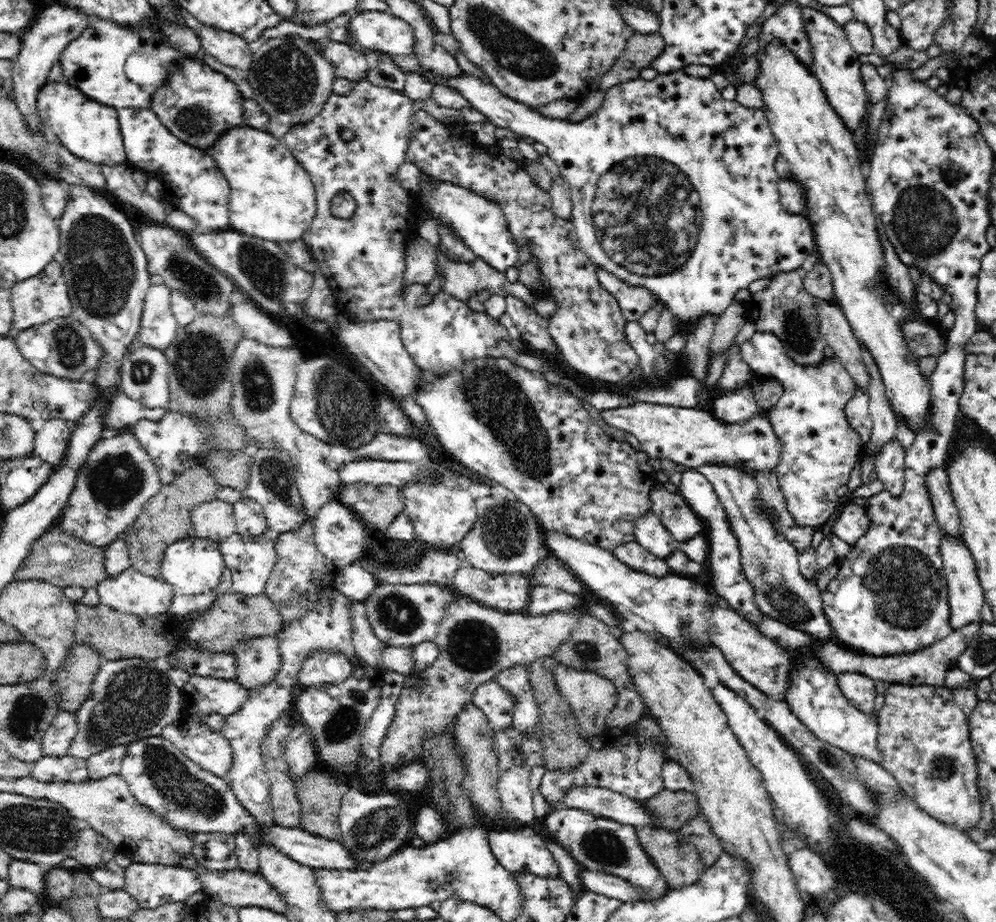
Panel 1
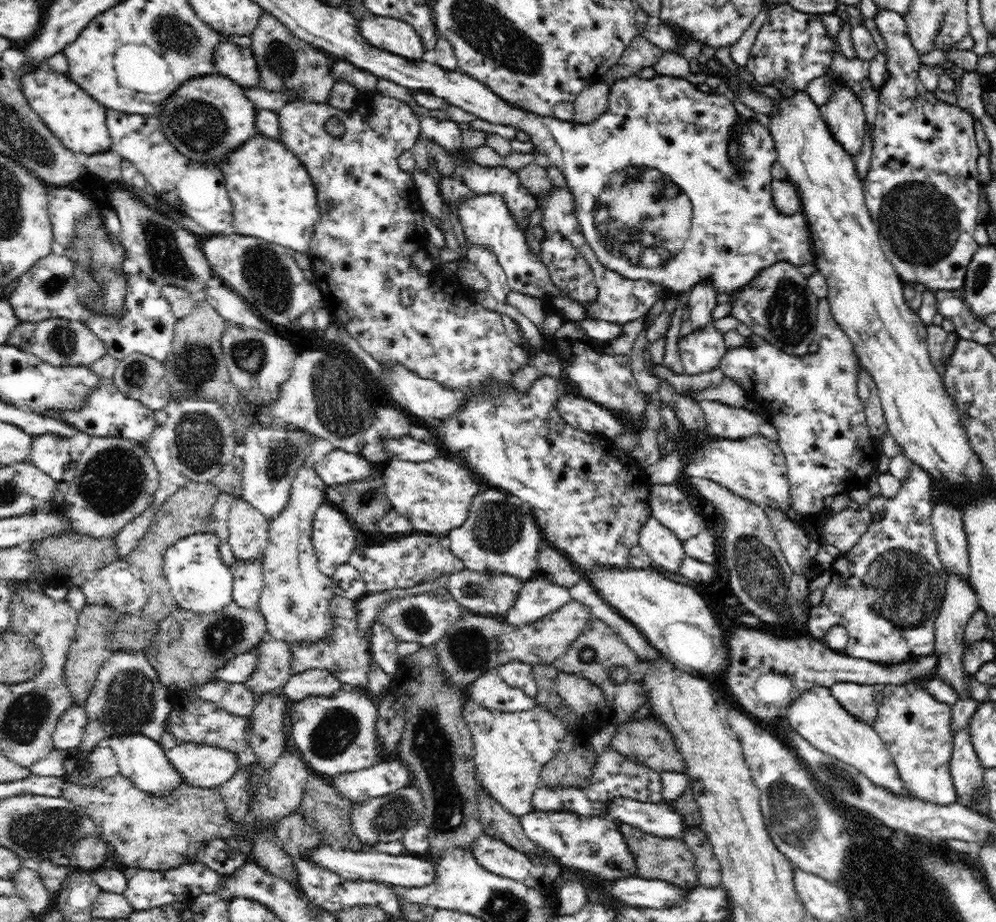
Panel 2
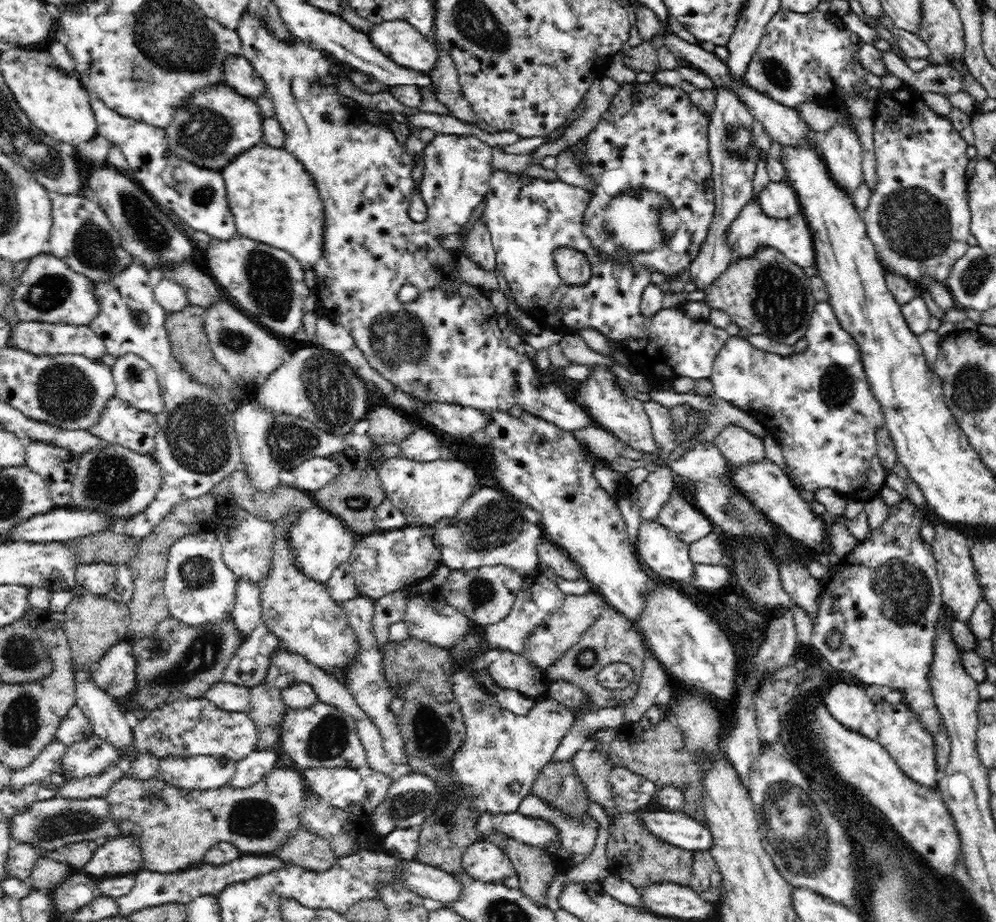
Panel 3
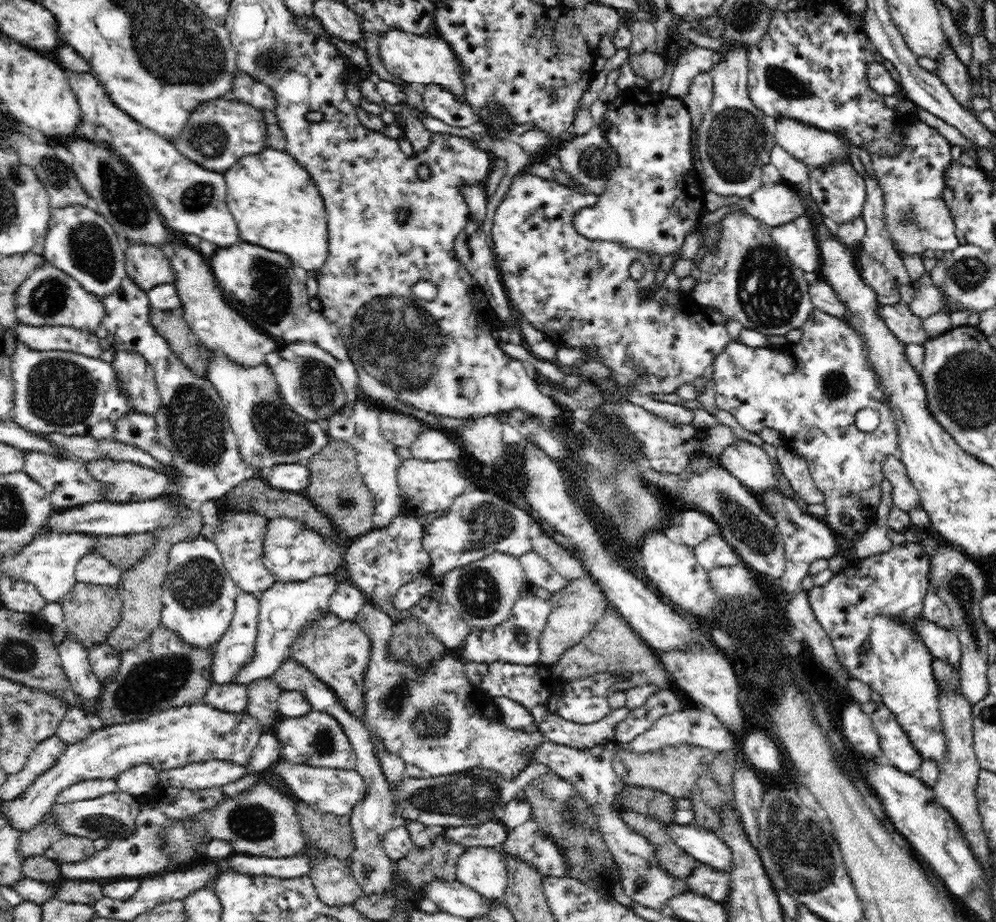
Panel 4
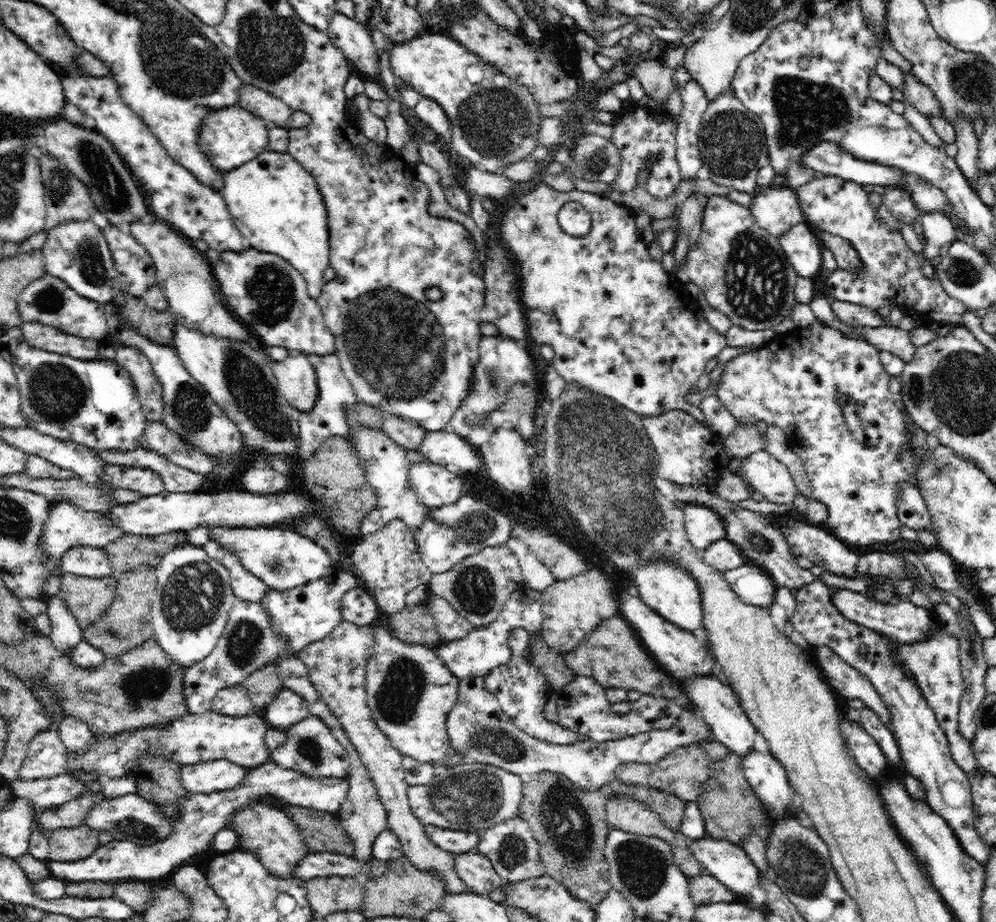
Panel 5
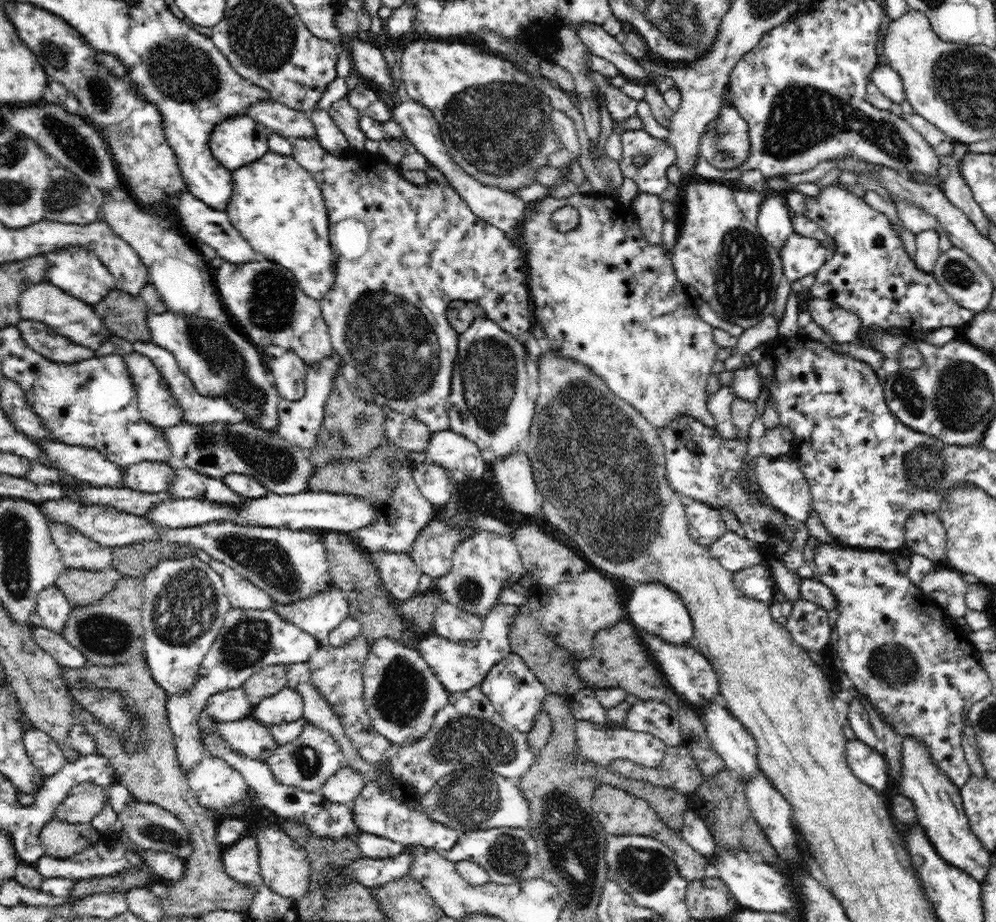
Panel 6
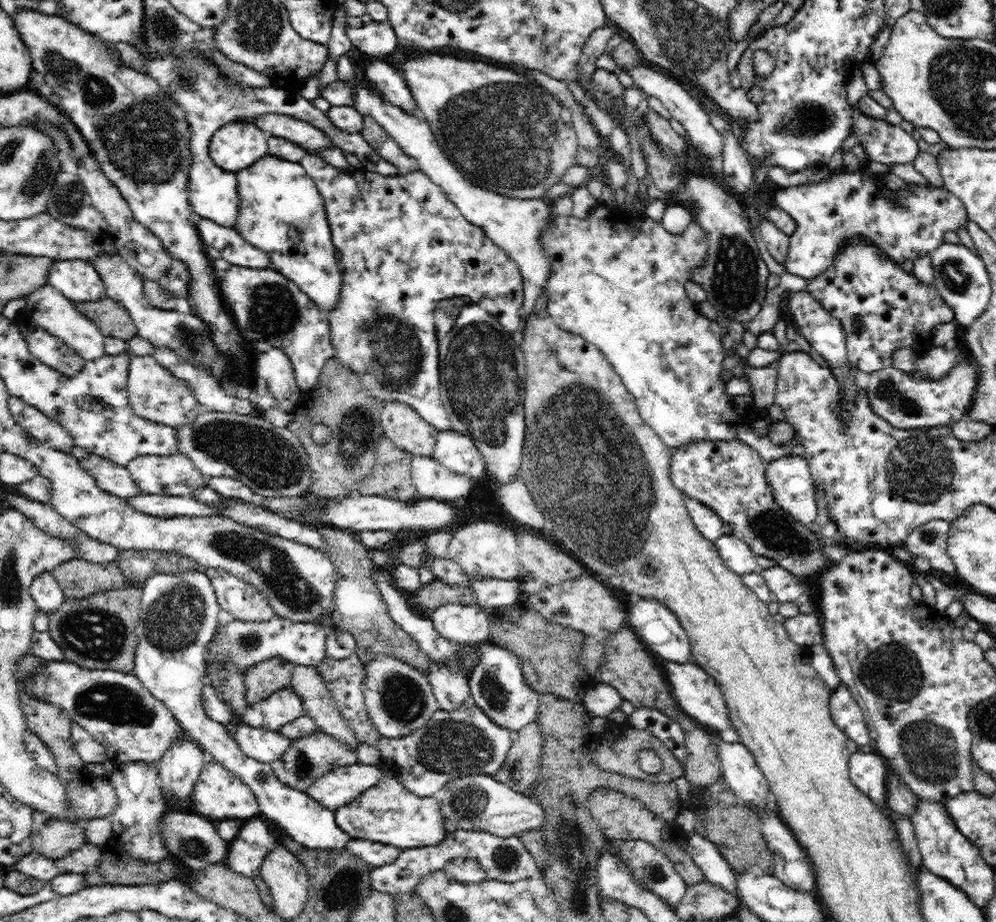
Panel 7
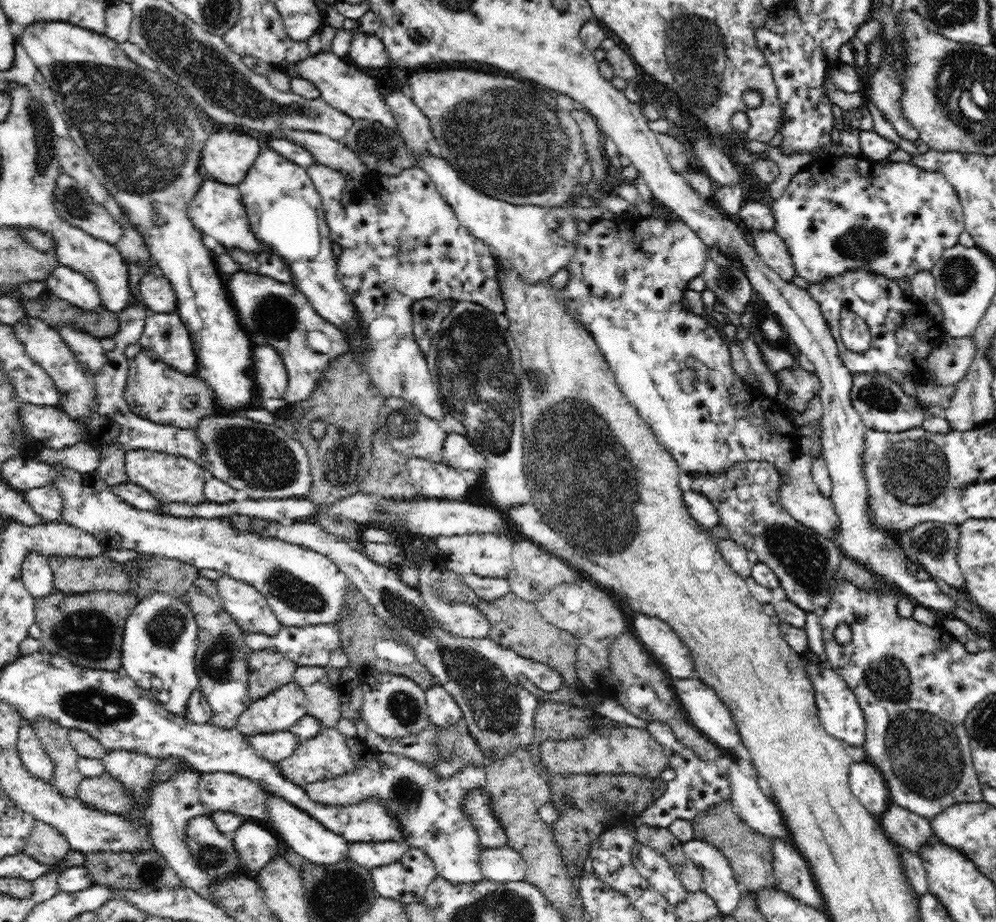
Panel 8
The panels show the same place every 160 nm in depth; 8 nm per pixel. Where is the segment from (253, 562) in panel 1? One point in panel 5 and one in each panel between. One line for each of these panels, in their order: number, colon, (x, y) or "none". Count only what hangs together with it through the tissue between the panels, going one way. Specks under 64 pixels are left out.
2: (248, 577)
3: (247, 607)
4: (236, 647)
5: (248, 643)

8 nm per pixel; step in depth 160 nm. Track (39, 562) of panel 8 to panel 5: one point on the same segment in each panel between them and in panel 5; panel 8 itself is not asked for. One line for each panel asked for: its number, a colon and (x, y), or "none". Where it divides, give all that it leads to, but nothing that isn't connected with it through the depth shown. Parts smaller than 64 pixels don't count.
5: (66, 634)
6: (52, 606)
7: (46, 592)

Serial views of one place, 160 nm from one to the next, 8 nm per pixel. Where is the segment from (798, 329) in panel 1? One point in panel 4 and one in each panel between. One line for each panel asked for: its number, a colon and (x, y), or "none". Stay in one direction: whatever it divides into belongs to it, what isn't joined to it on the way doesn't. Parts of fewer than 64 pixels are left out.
2: (777, 305)
3: (767, 294)
4: (749, 279)

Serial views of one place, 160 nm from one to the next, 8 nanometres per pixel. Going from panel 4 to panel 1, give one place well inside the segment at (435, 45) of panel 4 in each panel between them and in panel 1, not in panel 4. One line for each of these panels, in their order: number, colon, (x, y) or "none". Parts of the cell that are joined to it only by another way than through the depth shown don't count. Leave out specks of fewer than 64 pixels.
1: (379, 31)
2: (396, 36)
3: (398, 40)

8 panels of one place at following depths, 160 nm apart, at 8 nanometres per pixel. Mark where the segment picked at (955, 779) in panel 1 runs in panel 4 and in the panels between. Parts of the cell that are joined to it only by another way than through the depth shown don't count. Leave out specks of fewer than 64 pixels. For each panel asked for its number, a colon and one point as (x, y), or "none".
2: (915, 728)
3: (901, 731)
4: (896, 747)

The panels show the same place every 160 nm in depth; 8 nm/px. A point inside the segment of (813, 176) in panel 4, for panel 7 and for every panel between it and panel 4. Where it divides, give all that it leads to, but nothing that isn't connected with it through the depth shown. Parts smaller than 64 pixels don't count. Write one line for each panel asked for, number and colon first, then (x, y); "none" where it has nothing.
5: (890, 274)
6: (870, 273)
7: (894, 309)

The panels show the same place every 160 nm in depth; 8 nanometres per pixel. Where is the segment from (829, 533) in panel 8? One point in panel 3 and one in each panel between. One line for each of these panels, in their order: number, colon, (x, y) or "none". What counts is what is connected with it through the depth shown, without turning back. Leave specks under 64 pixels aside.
3: (735, 443)
4: (750, 464)
5: (764, 473)
6: (783, 484)
7: (790, 478)

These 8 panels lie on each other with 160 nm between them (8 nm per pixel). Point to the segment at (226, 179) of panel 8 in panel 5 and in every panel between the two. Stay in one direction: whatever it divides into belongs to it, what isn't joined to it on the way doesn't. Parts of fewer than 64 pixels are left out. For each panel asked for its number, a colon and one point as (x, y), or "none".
5: (229, 137)
6: (238, 141)
7: (237, 145)

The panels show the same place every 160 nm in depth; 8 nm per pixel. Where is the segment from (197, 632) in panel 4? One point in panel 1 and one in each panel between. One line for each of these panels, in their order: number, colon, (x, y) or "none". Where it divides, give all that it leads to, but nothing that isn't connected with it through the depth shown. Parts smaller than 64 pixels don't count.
1: (194, 565)
2: (199, 582)
3: (199, 589)

